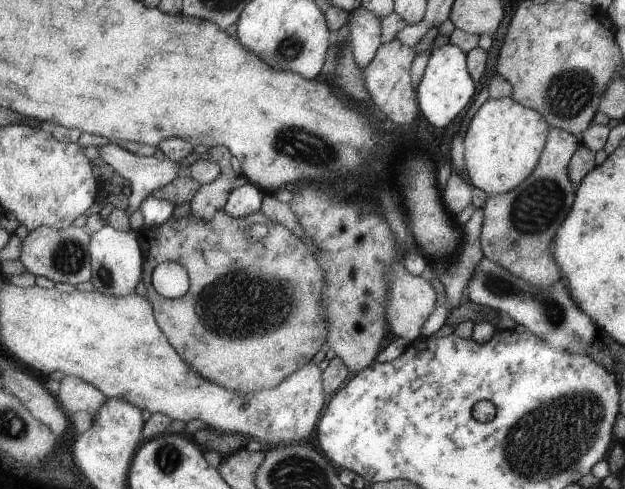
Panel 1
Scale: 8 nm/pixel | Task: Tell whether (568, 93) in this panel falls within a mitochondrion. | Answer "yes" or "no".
yes

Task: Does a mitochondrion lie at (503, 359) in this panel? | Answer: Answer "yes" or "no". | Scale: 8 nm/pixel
no

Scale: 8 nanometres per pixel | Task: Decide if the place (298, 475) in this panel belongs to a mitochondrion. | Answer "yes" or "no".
yes

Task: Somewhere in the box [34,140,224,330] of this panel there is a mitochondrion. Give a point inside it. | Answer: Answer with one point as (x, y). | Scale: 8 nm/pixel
(68, 257)

